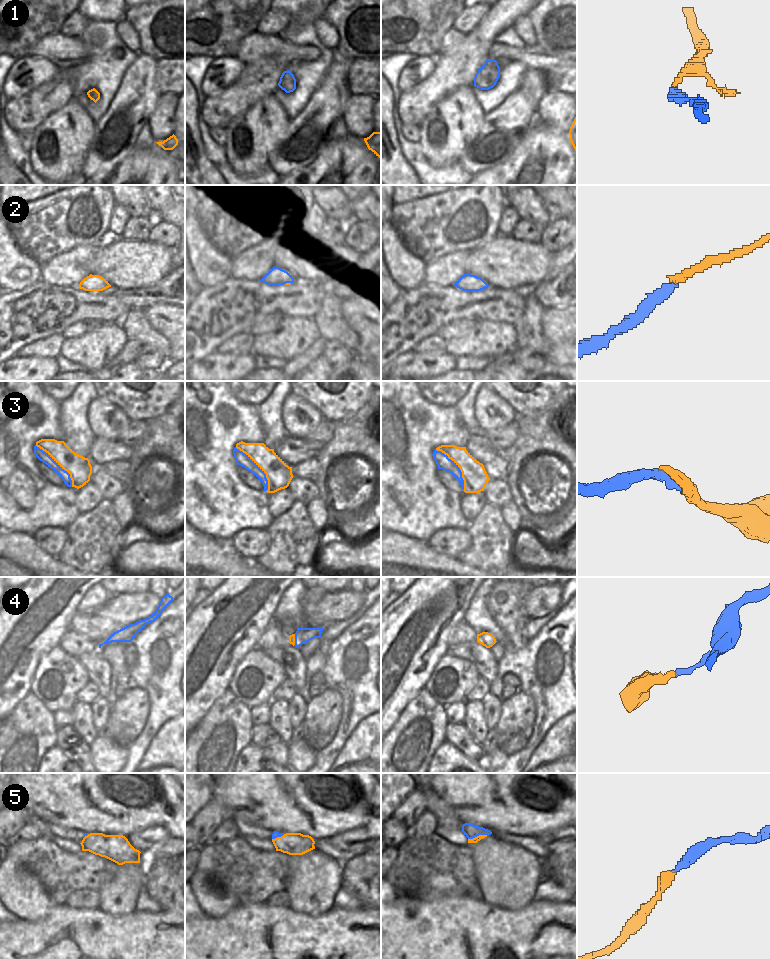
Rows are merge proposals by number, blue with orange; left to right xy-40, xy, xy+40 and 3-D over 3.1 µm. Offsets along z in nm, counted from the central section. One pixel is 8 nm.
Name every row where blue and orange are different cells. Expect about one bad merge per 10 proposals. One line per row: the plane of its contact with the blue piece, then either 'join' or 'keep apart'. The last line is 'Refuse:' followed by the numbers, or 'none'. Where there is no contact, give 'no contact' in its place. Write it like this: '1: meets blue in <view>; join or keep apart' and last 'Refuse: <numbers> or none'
1: no contact; join
2: meets blue in xy; join
3: meets blue in xy; join
4: meets blue in xy; join
5: meets blue in xy+40; join
Refuse: none

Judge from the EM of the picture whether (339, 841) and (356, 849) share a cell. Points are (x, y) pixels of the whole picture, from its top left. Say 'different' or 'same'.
same

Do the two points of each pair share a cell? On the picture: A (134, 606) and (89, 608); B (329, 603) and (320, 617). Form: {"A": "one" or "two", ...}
{"A": "two", "B": "one"}

